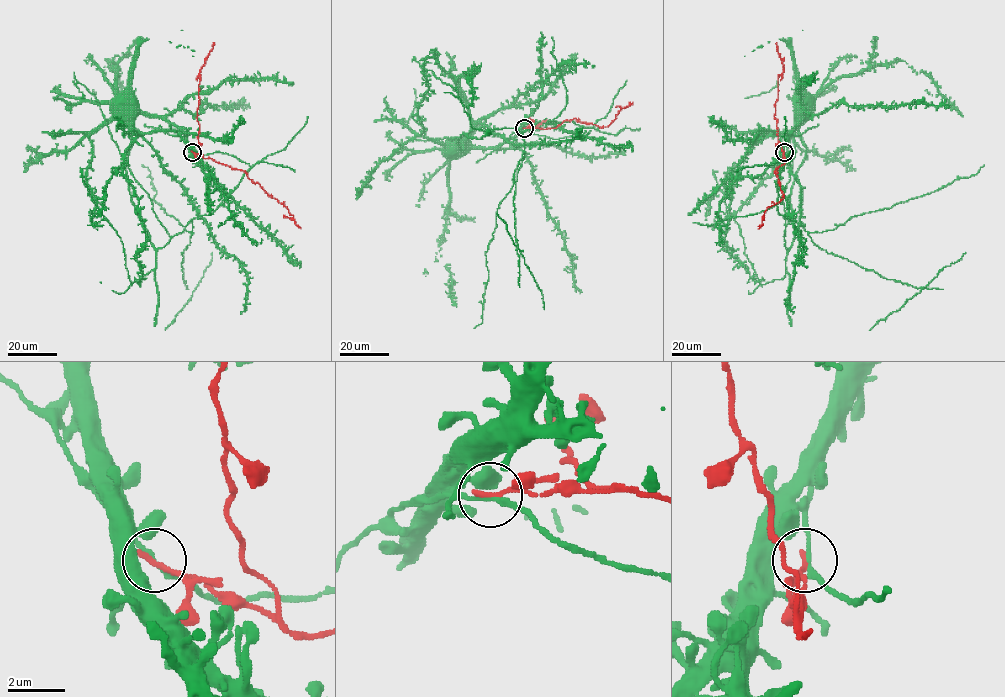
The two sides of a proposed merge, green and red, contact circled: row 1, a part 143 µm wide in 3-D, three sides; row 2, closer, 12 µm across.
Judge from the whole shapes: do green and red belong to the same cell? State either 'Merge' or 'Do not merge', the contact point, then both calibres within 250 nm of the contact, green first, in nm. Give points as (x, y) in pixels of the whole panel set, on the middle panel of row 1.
Do not merge. Place: (524, 128). Thickness 170 nm (green) against 220 nm

